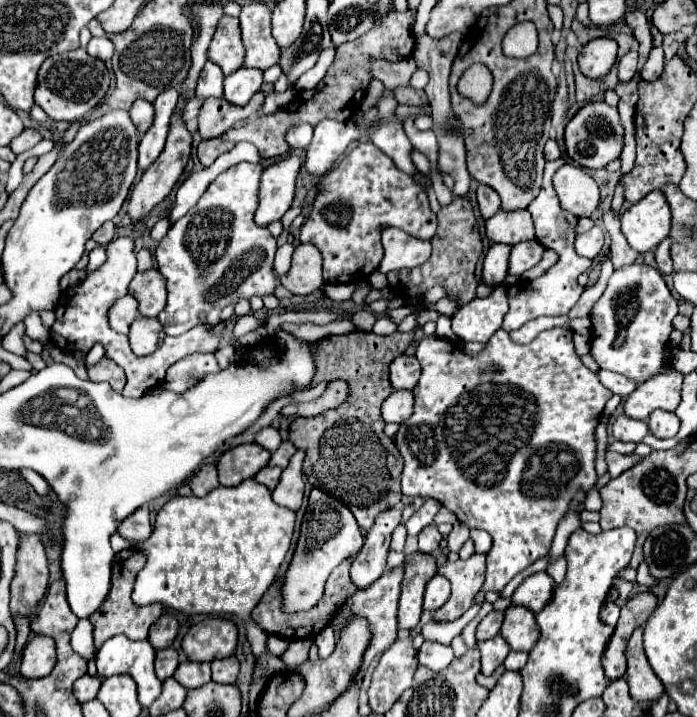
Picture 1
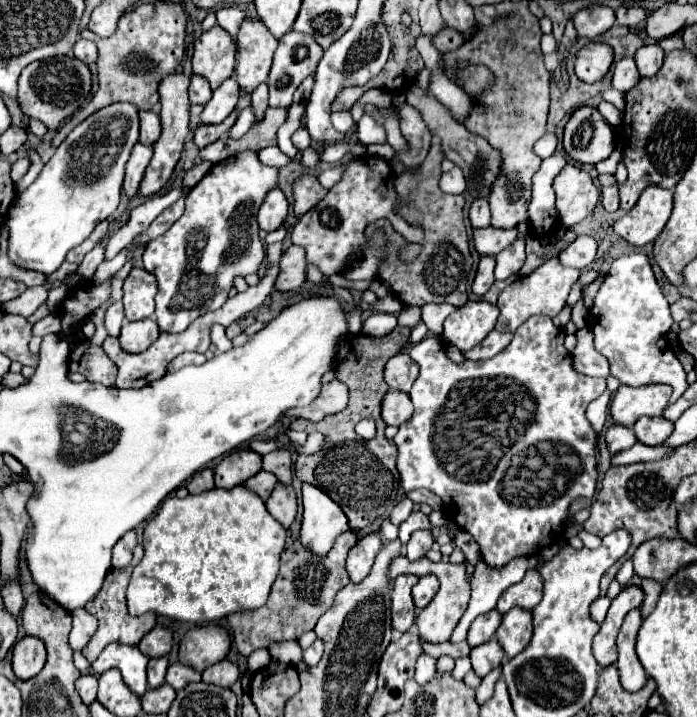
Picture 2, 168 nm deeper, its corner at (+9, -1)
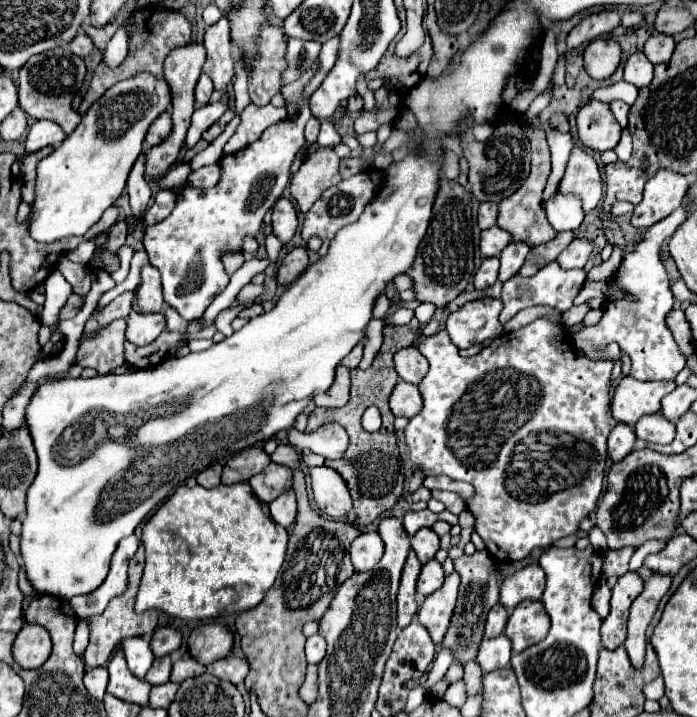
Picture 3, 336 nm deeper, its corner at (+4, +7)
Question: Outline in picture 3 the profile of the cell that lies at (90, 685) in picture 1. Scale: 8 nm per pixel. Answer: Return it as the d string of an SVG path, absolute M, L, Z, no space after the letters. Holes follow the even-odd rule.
M99 666L99 668L89 668L85 672L85 688L89 690L89 694L97 700L103 698L105 688L107 688L107 668Z

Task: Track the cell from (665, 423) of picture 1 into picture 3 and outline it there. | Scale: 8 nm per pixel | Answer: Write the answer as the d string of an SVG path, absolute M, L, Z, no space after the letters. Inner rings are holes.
M647 414L643 416L637 426L635 426L637 438L653 444L669 444L675 436L675 424L669 422L665 416L657 414Z

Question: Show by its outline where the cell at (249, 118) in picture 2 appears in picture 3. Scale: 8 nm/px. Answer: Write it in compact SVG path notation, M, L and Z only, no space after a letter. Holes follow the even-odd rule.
M235 116L235 118L225 126L225 130L223 130L203 152L199 152L199 154L193 156L191 164L195 166L195 170L201 168L201 166L205 166L205 164L215 164L215 162L223 156L223 146L225 146L225 142L231 138L231 134L235 132L237 126L239 126L239 116Z

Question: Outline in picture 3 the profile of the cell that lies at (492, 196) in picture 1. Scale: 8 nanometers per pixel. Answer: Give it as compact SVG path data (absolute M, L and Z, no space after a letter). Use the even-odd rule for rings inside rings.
M481 202L479 206L479 228L491 228L495 226L497 220L497 204L491 202Z

